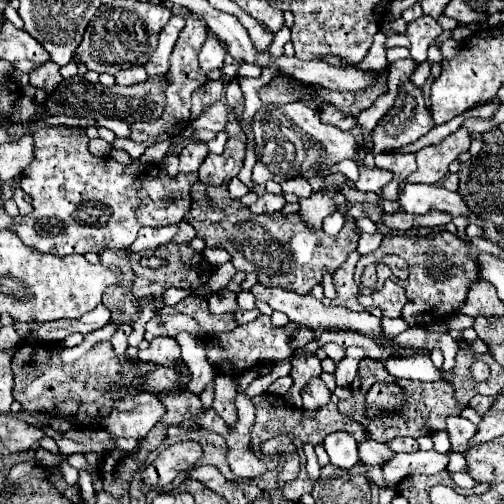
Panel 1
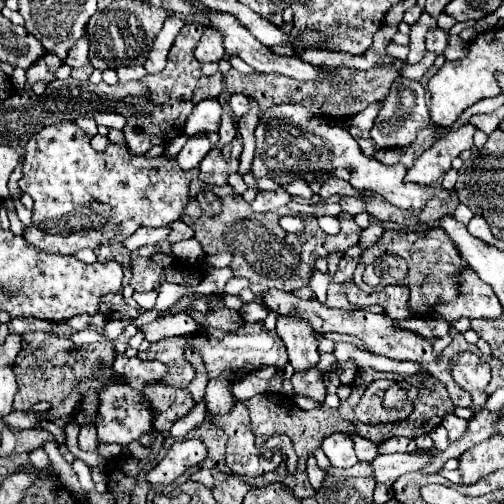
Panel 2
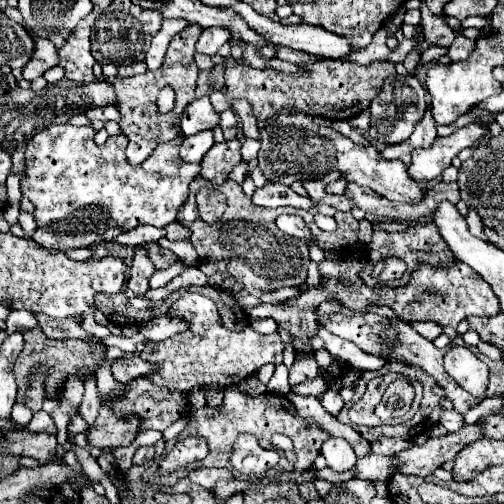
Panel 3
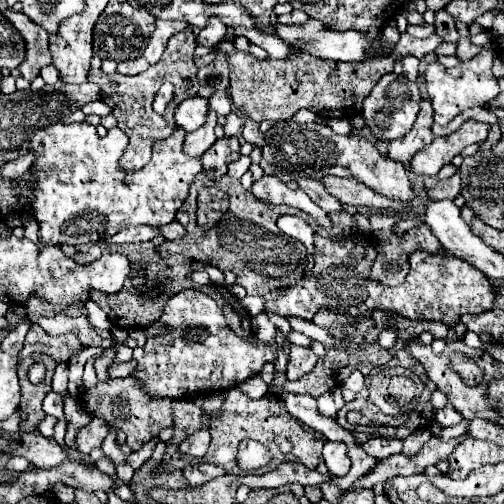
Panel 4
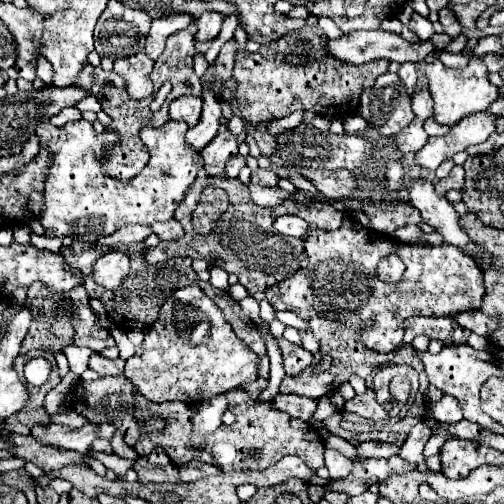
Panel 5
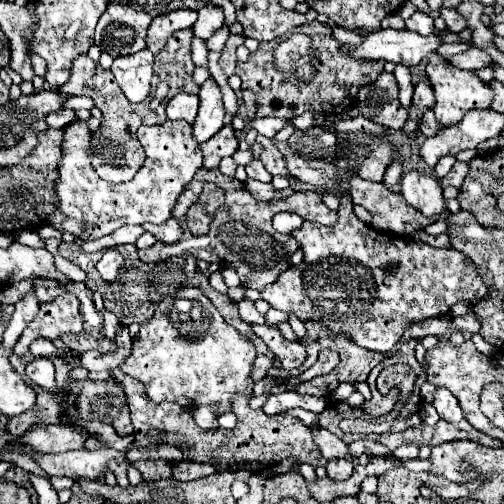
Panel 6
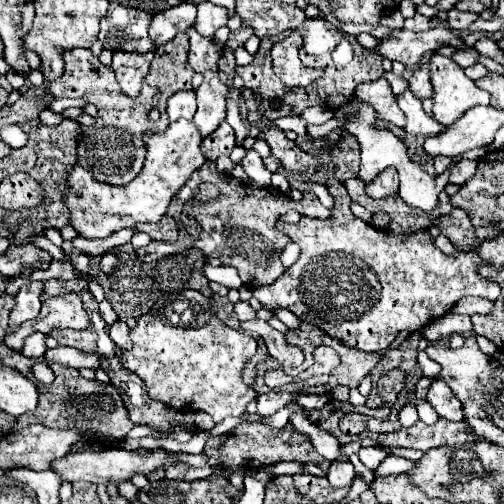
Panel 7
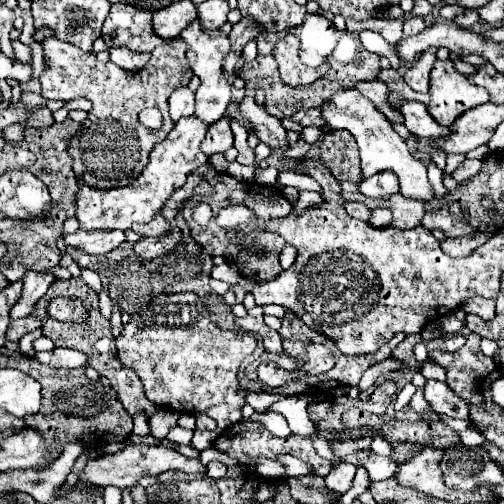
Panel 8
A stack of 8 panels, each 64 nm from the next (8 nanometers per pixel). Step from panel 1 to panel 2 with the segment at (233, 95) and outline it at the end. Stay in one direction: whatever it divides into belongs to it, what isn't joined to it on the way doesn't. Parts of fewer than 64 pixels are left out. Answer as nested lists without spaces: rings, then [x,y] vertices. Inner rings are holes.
[[[236,94],[236,96],[230,96],[230,110],[236,118],[242,118],[246,116],[246,112],[250,110],[250,100],[244,96],[244,94]]]

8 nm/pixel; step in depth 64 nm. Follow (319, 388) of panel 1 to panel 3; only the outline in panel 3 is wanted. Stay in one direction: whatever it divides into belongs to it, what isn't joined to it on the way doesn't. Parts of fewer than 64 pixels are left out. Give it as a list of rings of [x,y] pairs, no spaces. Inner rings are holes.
[[[314,354],[312,356],[300,356],[300,360],[294,360],[292,368],[290,368],[290,384],[300,384],[308,378],[314,378],[318,374],[318,364]]]

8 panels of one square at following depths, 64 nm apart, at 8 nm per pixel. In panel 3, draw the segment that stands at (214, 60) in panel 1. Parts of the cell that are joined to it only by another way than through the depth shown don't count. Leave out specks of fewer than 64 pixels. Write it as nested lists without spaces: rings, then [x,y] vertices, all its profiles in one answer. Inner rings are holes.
[[[222,26],[206,28],[206,30],[202,30],[202,36],[196,42],[196,52],[214,56],[214,54],[218,54],[218,48],[222,44],[226,44],[230,38],[232,38],[232,34],[228,28],[222,28]]]

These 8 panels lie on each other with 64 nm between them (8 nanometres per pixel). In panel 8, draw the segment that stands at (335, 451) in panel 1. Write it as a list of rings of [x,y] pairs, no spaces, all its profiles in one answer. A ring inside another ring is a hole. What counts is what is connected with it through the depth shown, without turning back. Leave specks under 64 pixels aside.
[[[340,462],[340,464],[332,466],[330,474],[324,478],[326,488],[330,488],[330,490],[334,490],[334,492],[338,492],[338,494],[344,494],[344,492],[348,492],[348,488],[352,486],[354,474],[356,474],[356,466],[354,466],[354,464]]]

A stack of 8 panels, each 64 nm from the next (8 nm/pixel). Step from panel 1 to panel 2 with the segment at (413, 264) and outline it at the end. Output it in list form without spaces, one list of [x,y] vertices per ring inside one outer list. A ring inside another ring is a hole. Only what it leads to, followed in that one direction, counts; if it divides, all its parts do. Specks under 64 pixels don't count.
[[[430,228],[430,230],[386,230],[382,238],[362,252],[362,258],[358,262],[358,268],[354,272],[354,282],[362,288],[362,272],[366,262],[374,262],[382,254],[398,254],[410,262],[410,272],[406,276],[406,284],[412,288],[410,294],[410,308],[418,312],[420,316],[432,314],[432,306],[436,302],[448,302],[456,296],[456,282],[458,282],[458,270],[464,268],[464,260],[460,258],[458,250],[446,236],[442,228]]]

